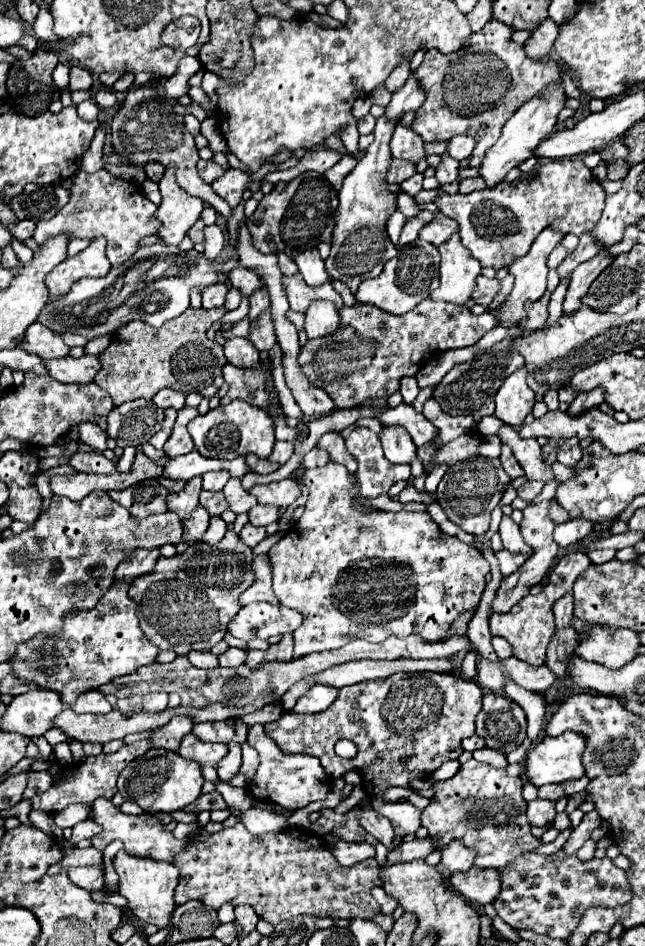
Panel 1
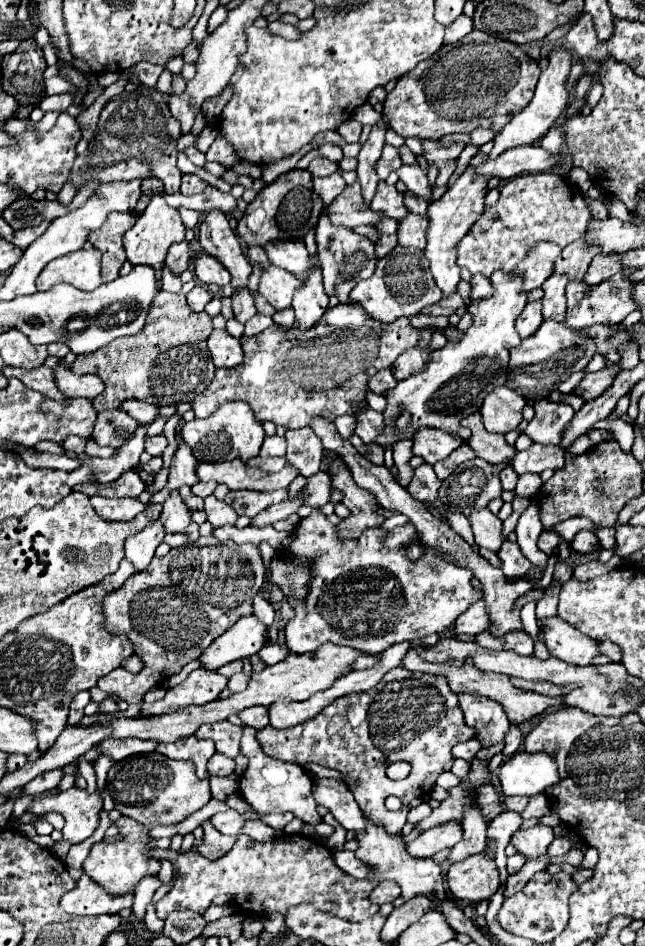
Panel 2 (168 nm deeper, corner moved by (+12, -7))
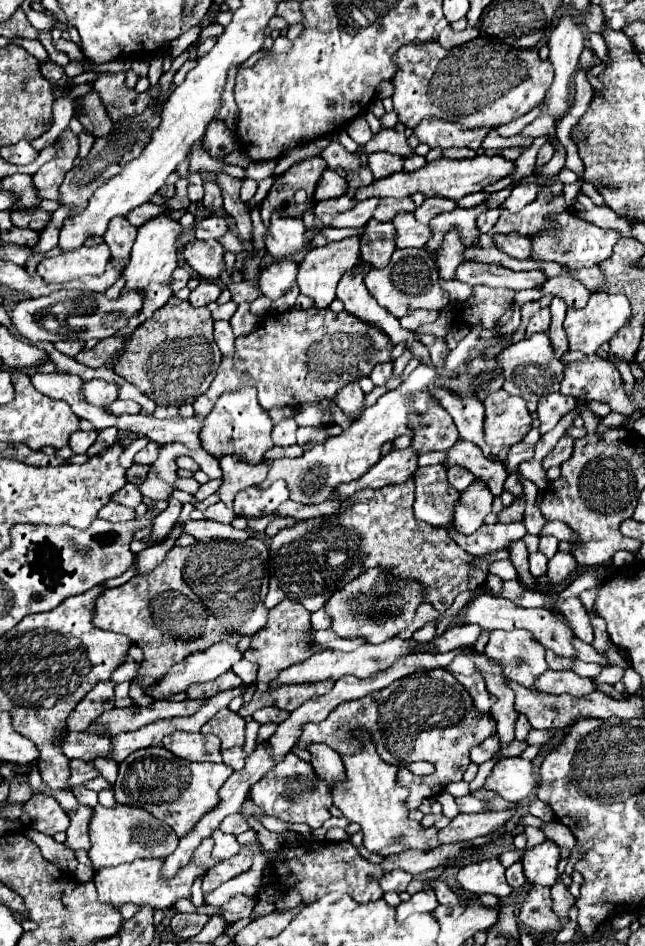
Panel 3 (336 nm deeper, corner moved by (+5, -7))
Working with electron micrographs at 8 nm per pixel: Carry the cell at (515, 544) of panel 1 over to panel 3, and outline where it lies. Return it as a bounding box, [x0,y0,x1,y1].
[455,482,493,534]

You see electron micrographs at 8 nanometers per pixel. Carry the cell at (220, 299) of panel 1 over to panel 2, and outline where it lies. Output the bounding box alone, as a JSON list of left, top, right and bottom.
[186,286,212,312]

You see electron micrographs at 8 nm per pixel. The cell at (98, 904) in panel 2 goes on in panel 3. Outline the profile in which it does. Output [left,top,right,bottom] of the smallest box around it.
[95,838,215,908]

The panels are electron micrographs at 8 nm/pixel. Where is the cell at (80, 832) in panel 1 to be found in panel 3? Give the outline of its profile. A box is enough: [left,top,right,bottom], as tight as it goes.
[219,814,249,836]

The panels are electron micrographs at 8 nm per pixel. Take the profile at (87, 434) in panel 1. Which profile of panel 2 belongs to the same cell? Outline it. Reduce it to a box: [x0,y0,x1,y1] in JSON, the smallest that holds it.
[62,436,86,456]

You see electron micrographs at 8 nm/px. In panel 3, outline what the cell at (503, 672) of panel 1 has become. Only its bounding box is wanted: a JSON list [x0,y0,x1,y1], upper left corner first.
[535,670,595,696]

